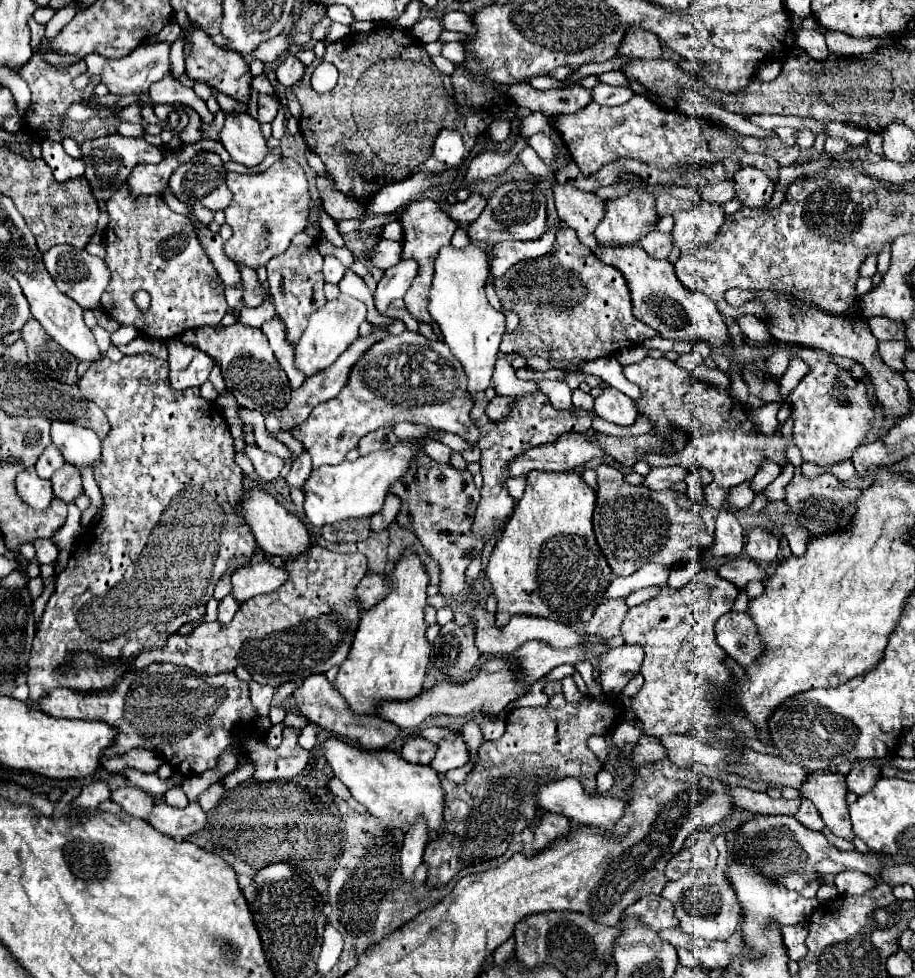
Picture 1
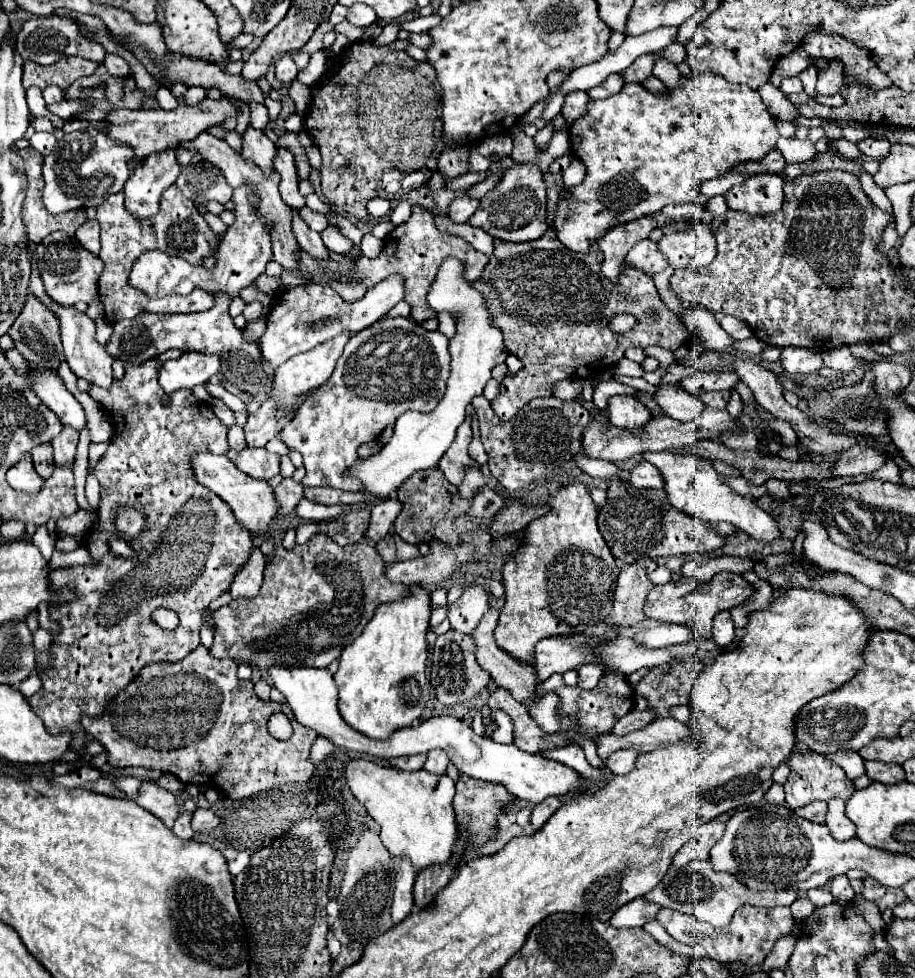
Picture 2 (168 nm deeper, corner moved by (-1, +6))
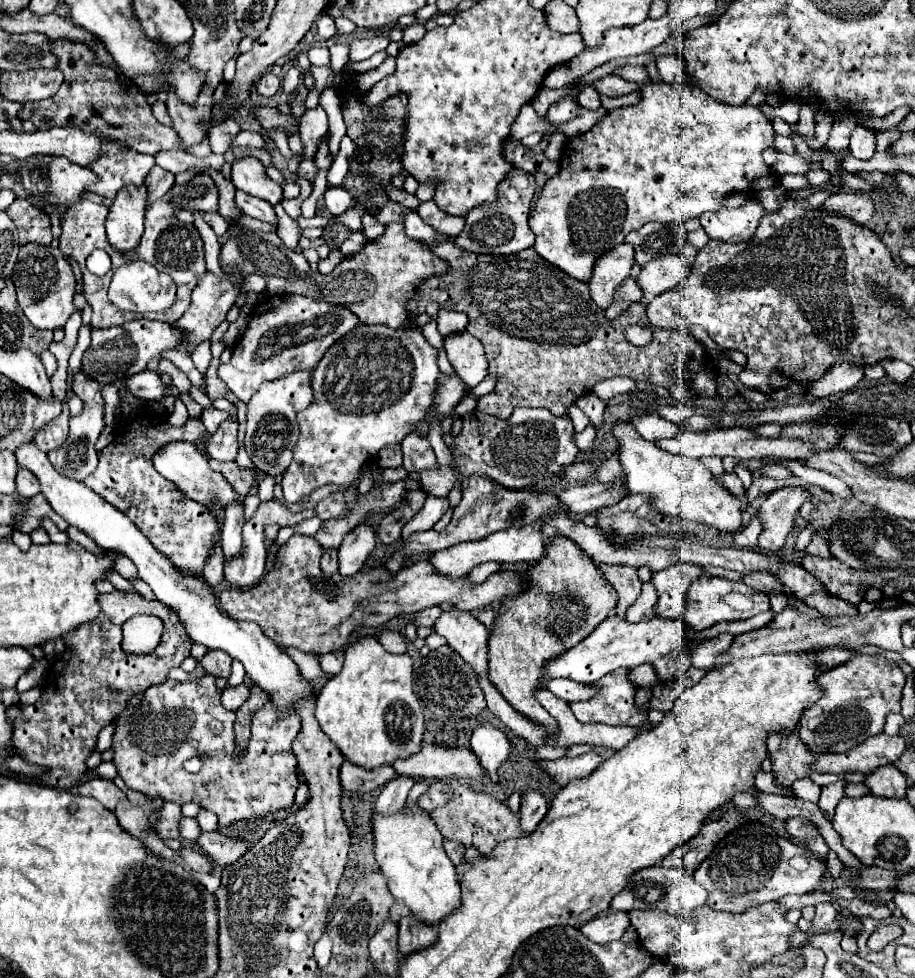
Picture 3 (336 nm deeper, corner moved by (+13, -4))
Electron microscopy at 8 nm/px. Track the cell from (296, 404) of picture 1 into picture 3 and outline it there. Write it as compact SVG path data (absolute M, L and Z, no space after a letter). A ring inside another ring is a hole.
M226 420L218 426L218 430L214 434L210 434L204 442L206 454L214 460L220 462L230 462L236 458L238 454L238 440L236 440L236 430L238 430L238 422L236 420Z

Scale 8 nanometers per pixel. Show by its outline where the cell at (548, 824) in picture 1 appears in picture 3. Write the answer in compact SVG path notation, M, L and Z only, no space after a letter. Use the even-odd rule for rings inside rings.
M524 790L522 792L522 804L520 804L520 812L522 812L522 818L520 818L520 824L522 824L522 830L524 832L532 832L540 820L546 816L548 812L548 804L546 804L546 798L536 792L536 790Z

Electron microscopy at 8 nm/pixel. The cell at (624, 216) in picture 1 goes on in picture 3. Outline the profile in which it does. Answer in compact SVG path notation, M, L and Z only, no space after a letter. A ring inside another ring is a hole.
M620 244L608 254L604 254L596 266L590 280L590 298L598 304L598 308L606 310L612 304L616 288L630 276L634 264L634 252L628 244Z

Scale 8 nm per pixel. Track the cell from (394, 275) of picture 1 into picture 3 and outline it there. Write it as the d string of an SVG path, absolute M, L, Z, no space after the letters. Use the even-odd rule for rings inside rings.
M298 294L264 298L252 308L248 326L234 344L230 362L220 364L218 376L240 402L248 402L262 382L316 368L320 356L324 356L324 352L358 322L358 316L348 312L348 308L324 304L316 298Z

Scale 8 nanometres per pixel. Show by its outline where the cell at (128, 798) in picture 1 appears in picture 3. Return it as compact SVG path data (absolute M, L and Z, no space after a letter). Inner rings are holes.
M164 804L162 808L162 814L160 814L160 828L156 828L160 832L160 836L164 840L168 838L180 838L180 830L178 830L178 824L182 820L182 812L180 812L180 804Z

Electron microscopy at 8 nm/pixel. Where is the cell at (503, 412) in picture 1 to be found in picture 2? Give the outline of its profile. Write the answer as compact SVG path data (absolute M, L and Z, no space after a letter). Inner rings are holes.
M550 226L542 238L532 240L532 242L522 242L522 244L510 244L510 242L496 242L494 256L486 264L482 278L472 282L480 292L486 294L488 306L494 318L494 326L498 326L506 338L506 348L516 354L522 362L524 368L516 372L514 376L506 378L500 384L500 394L496 400L492 400L492 410L502 422L508 422L524 404L528 404L532 398L538 396L550 396L552 394L552 384L578 376L578 378L596 378L604 374L618 358L624 356L624 350L630 346L662 346L668 350L678 350L682 342L690 340L686 328L680 324L674 312L670 312L660 296L658 290L648 274L642 274L640 270L634 270L632 266L624 266L618 282L614 284L608 280L602 270L602 252L598 250L598 244L592 242L590 250L584 252L572 252L568 250L556 236L556 230ZM614 314L632 314L636 316L636 326L624 334L616 334L606 326L606 320L612 318Z

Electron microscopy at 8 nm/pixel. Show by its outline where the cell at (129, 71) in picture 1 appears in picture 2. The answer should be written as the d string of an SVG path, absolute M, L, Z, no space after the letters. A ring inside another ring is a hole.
M63 100L58 104L47 105L48 110L61 118L67 119L77 111L87 105L85 100Z

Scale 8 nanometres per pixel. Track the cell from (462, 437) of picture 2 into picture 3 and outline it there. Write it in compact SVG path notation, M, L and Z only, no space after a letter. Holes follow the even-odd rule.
M428 496L422 510L414 514L414 518L404 526L402 530L402 538L406 540L410 534L414 532L422 532L422 530L432 530L432 526L444 516L444 512L448 510L448 498L434 498Z

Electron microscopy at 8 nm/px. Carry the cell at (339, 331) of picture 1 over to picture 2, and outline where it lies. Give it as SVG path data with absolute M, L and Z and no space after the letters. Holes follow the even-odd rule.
M350 332L338 334L336 338L332 338L328 342L322 342L320 346L314 346L308 352L292 356L286 364L278 366L276 368L276 376L274 376L274 384L272 384L272 398L276 400L276 404L278 406L292 406L294 400L300 394L306 394L308 390L312 390L316 386L322 386L330 378L330 374L334 372L334 366L336 366L338 358L342 356L342 350L344 350L346 342L350 340L350 336L352 336Z

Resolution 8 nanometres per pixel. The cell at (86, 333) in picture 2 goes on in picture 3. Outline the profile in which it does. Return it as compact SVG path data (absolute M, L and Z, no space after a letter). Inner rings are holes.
M80 370L76 374L72 390L76 396L80 396L84 400L84 404L86 404L84 412L70 420L70 434L68 434L66 442L60 448L48 452L48 458L50 458L52 466L56 468L56 472L60 472L64 478L84 482L84 478L90 476L98 464L98 454L96 454L94 444L106 426L104 424L104 398L102 398L102 386L96 384L94 380L88 380L88 376L84 376L84 372L80 372Z

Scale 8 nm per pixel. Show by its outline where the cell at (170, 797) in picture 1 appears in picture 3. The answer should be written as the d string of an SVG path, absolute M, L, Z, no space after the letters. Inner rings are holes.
M194 818L182 820L182 822L180 822L180 834L182 834L184 840L196 844L196 840L198 840L198 836L200 836L200 826L198 826L198 822L196 822Z

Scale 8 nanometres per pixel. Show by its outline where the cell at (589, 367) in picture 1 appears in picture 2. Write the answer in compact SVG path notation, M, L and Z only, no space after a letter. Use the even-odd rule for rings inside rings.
M662 384L656 390L654 400L666 416L682 422L698 418L698 414L704 410L704 404L696 396L692 396L682 384Z

